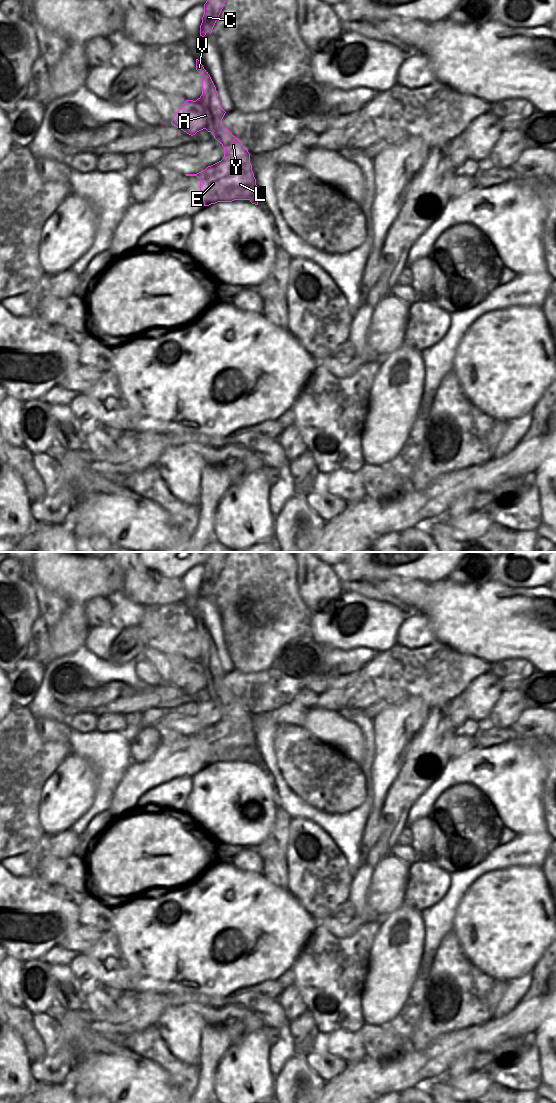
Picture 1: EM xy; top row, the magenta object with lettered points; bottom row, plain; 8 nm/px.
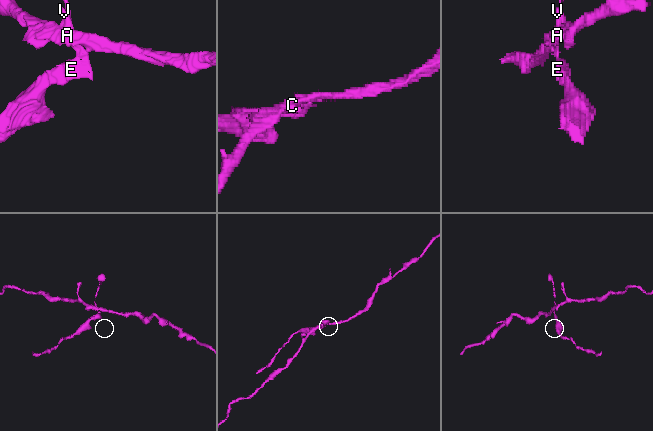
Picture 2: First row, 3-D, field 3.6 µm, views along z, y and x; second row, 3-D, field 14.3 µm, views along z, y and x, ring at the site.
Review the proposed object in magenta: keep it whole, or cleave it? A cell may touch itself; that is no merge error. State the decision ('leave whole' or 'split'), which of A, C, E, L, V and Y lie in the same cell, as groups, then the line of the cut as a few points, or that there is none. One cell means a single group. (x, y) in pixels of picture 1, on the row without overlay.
split; groups A C V Y / E L; cut xy (250, 724), (249, 759)

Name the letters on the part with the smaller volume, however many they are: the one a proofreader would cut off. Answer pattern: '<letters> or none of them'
E, L

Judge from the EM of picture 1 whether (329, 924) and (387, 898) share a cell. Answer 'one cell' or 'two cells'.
one cell

